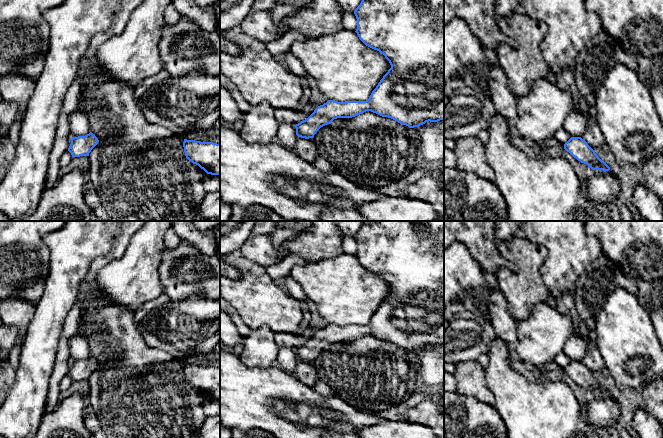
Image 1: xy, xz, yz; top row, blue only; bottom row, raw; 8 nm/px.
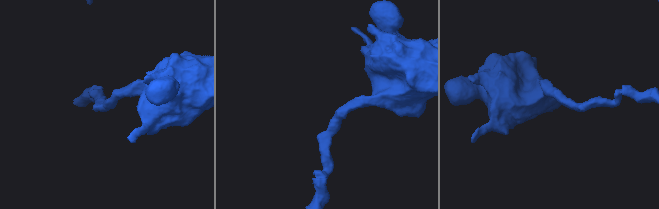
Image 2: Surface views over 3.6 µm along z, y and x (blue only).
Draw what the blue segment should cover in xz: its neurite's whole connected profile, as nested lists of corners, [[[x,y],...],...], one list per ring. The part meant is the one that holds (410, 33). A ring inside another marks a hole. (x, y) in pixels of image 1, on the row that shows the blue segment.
[[[362,0],[355,9],[356,33],[368,47],[379,51],[389,61],[391,68],[380,80],[366,101],[338,102],[328,100],[318,106],[305,120],[295,125],[296,135],[313,138],[323,126],[337,118],[352,118],[366,111],[388,117],[409,128],[426,122],[444,120],[444,0]]]

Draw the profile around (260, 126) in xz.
[[[262,102],[245,113],[244,122],[239,132],[248,143],[270,144],[277,137],[279,123],[274,115],[274,108]]]

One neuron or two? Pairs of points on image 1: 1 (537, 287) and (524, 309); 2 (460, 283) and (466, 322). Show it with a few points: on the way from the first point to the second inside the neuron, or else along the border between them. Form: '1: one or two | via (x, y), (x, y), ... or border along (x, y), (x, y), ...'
1: one | via (534, 292), (524, 304)
2: one | via (460, 293), (460, 297), (464, 302), (464, 312)

